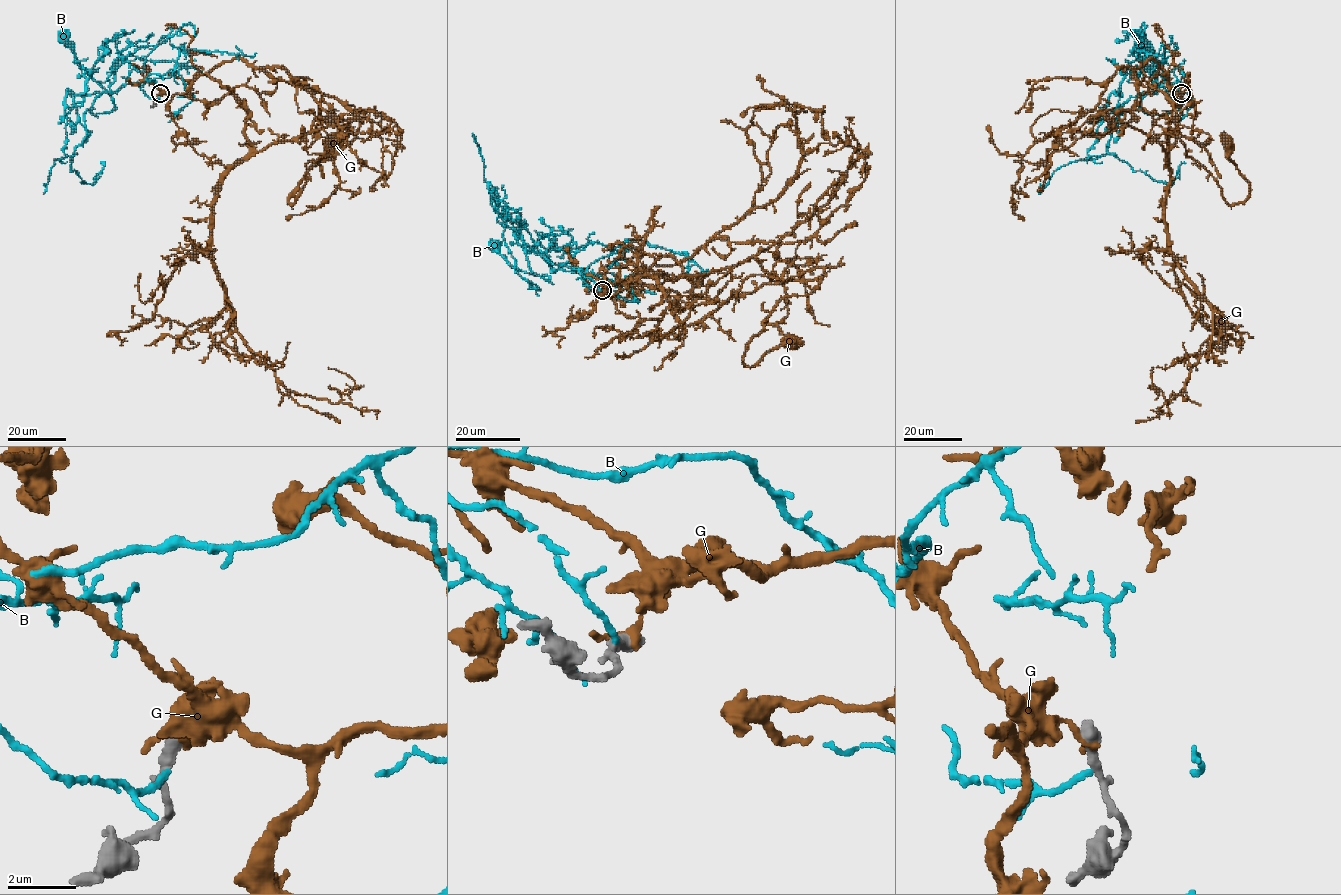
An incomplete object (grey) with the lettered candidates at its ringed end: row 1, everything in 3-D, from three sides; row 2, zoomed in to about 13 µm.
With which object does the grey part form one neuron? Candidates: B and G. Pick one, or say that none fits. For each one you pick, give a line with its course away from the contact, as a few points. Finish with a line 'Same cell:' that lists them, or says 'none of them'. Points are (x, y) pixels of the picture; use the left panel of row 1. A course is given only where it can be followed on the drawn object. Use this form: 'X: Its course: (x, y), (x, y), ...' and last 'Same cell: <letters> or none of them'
Same cell: none of them

